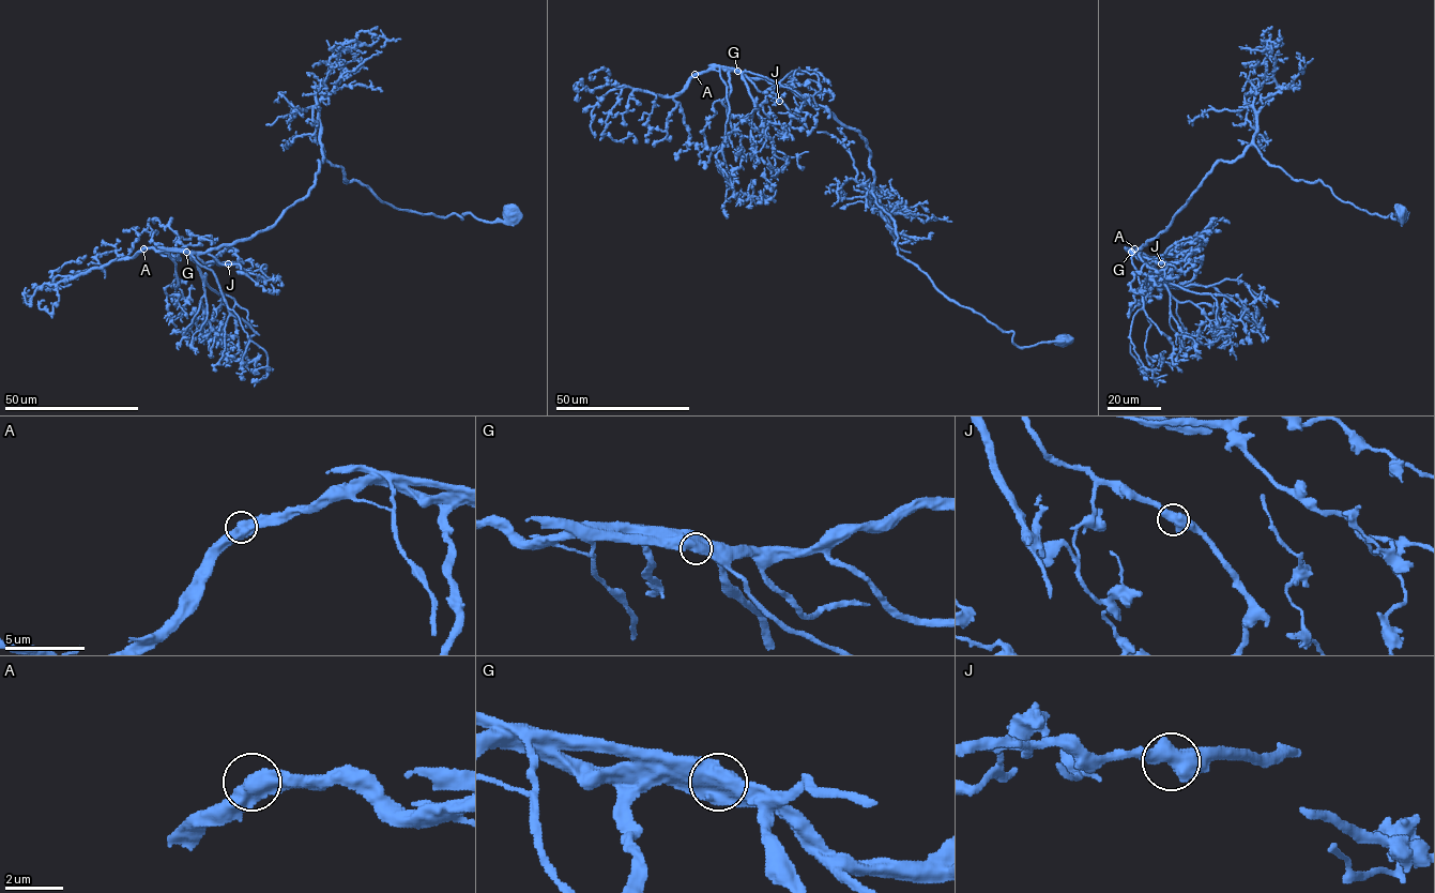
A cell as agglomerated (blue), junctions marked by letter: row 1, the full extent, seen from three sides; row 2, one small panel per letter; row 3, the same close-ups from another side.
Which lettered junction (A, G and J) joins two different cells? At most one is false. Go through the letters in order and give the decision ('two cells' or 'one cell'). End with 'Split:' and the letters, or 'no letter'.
A: one cell
G: two cells
J: one cell
Split: G

